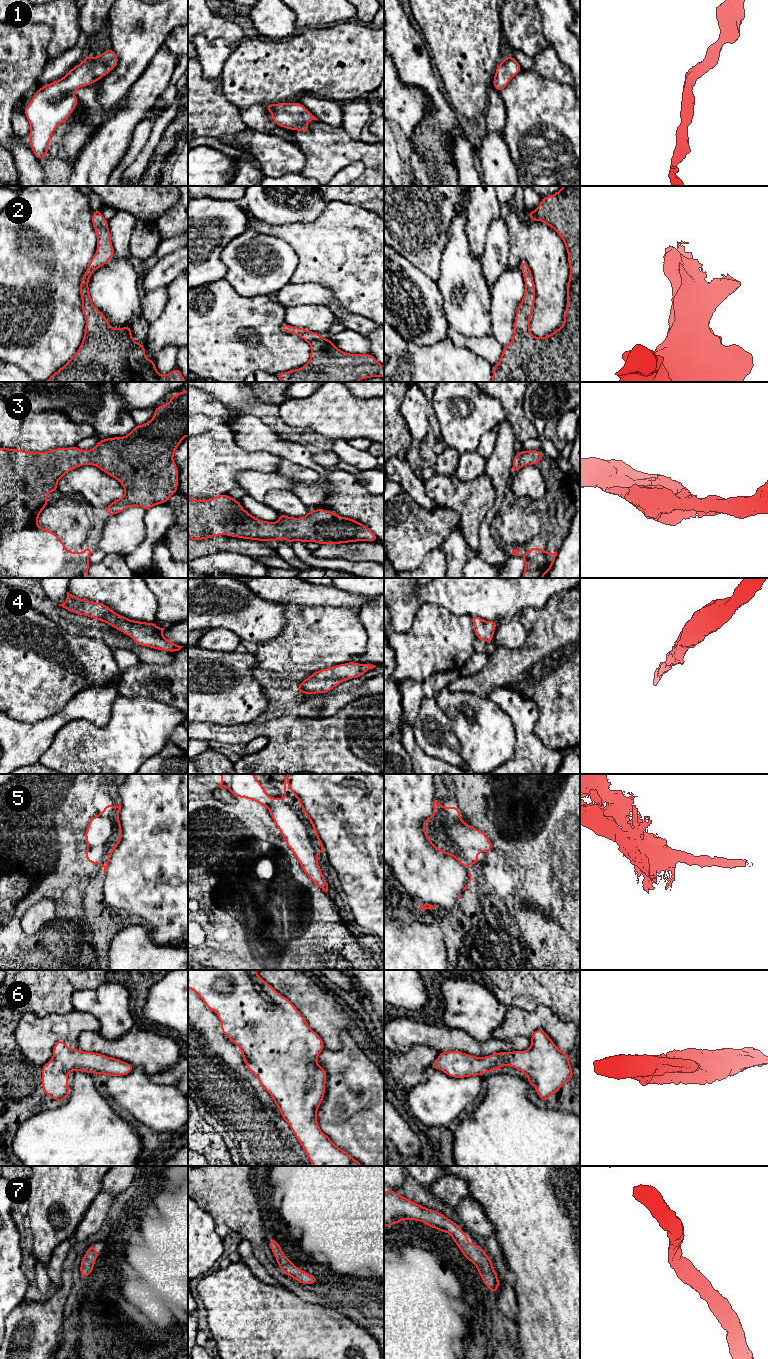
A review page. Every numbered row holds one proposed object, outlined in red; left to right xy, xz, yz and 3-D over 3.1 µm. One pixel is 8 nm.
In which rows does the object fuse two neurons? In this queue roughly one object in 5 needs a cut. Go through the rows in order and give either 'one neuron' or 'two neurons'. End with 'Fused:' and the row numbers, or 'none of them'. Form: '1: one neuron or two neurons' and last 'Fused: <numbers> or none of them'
1: one neuron
2: one neuron
3: one neuron
4: one neuron
5: one neuron
6: one neuron
7: one neuron
Fused: none of them

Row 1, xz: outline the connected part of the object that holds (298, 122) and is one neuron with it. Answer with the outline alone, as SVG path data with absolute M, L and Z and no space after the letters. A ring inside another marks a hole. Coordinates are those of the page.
M299 102L277 103L266 105L269 113L273 116L273 122L280 127L289 130L309 132L307 123L318 120L305 106Z

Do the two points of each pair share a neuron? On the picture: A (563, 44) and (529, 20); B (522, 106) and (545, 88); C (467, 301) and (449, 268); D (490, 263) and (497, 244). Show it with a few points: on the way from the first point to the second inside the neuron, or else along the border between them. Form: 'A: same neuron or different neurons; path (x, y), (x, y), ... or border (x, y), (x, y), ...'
A: different neurons; border (538, 10), (541, 16), (542, 34), (549, 43)
B: same neuron; path (528, 105), (539, 94)
C: same neuron; path (468, 293), (465, 283), (457, 275)
D: same neuron; path (495, 258), (496, 249)

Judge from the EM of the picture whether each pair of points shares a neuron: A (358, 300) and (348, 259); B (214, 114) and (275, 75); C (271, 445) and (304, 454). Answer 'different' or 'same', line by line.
A: same
B: different
C: same

